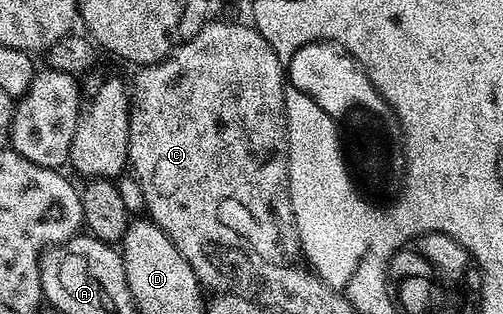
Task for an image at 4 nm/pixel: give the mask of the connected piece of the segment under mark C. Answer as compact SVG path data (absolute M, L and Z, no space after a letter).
M211 19L203 24L201 30L191 40L186 40L183 44L178 45L159 64L145 65L139 71L142 73L135 78L134 84L132 80L128 164L132 169L132 174L138 179L140 186L144 190L144 202L146 203L146 212L149 219L153 220L156 226L160 226L160 230L164 230L164 234L168 234L168 238L172 238L176 250L180 250L180 254L184 254L188 266L192 266L199 284L207 289L218 287L218 289L221 289L223 287L221 284L227 280L228 283L236 285L237 291L241 293L246 289L246 282L248 282L248 276L250 276L248 270L246 270L248 262L246 262L244 252L242 252L244 238L248 236L246 240L252 244L250 238L254 238L256 232L250 232L250 230L252 228L262 230L262 218L266 216L264 214L266 204L260 204L260 200L272 200L274 196L278 198L282 192L290 192L288 183L288 141L286 139L286 125L288 123L286 92L288 84L284 79L283 61L278 59L269 40L265 40L258 33L257 28L249 23L246 23L247 25L229 24L226 20L213 20Z

